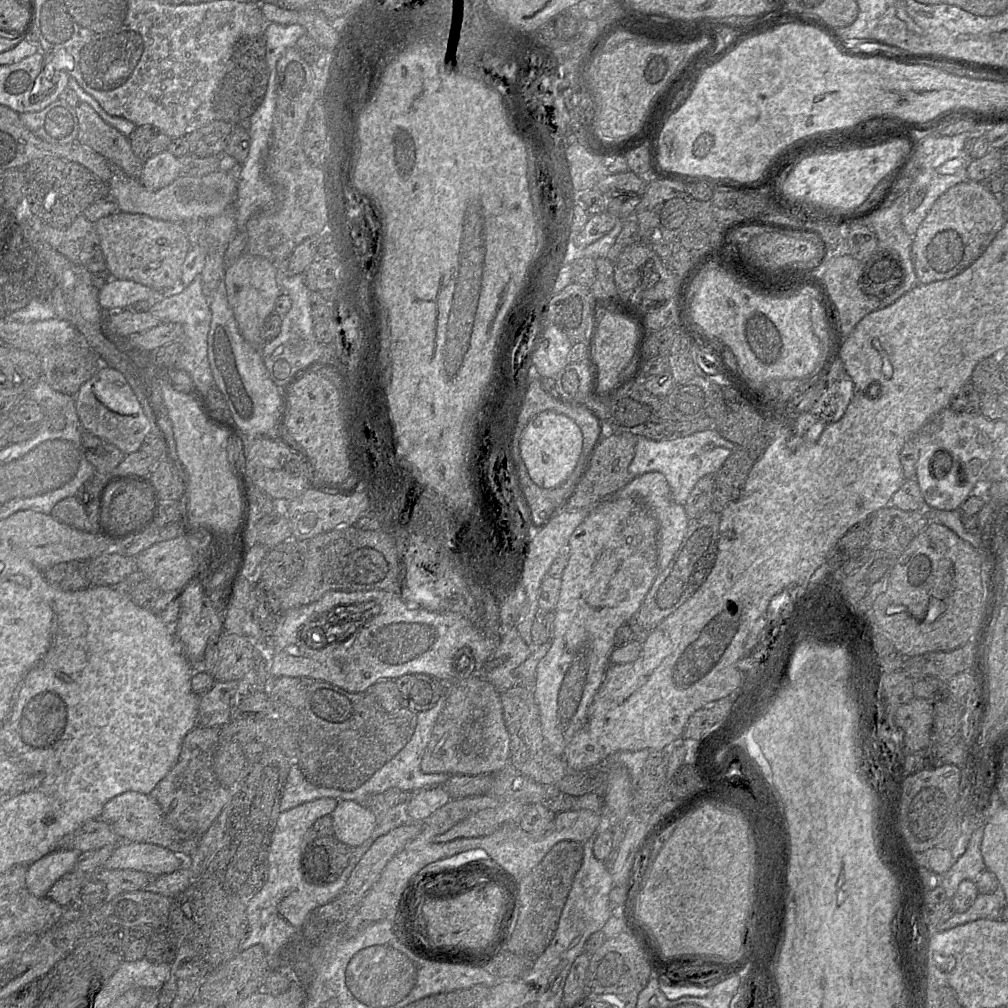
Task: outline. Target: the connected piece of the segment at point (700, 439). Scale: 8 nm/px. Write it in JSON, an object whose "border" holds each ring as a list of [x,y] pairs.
{"border":[[[705,430],[667,441],[637,437],[635,455],[629,465],[629,473],[631,477],[638,477],[648,472],[663,474],[674,501],[684,505],[697,482],[708,474],[716,474],[735,448],[736,444],[722,437],[717,430]]]}

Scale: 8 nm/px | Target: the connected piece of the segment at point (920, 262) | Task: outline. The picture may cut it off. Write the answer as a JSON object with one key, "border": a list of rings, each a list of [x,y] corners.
{"border":[[[964,181],[948,189],[933,204],[913,236],[911,258],[919,284],[950,279],[976,261],[1006,222],[1000,197],[989,192],[981,182]]]}

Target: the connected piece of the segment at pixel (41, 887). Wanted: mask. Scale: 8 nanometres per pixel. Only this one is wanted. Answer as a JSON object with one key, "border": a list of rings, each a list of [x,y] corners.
{"border":[[[58,848],[29,864],[25,874],[28,891],[36,897],[46,897],[59,878],[73,871],[80,852]]]}

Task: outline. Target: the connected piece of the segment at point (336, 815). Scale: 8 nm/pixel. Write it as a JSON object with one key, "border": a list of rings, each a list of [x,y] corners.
{"border":[[[353,800],[338,801],[331,817],[333,835],[352,848],[363,844],[376,826],[371,809]]]}

